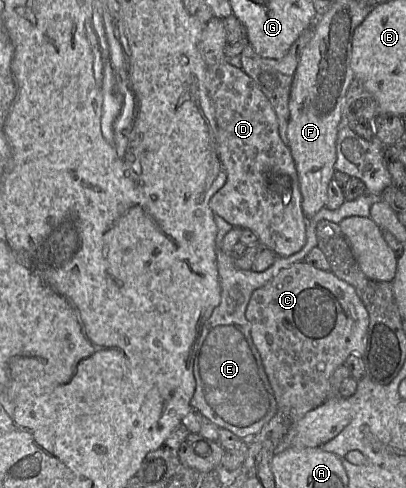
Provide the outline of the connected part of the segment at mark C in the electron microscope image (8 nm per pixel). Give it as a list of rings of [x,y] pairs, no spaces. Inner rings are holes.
[[[305,261],[281,269],[264,286],[256,289],[250,297],[245,316],[278,410],[290,411],[292,425],[329,398],[333,372],[351,354],[364,357],[367,347],[369,314],[354,287],[336,277],[332,271],[317,269]]]

